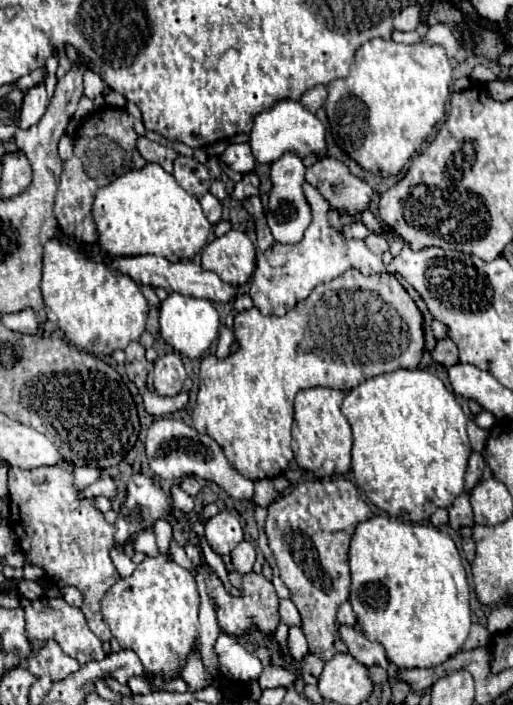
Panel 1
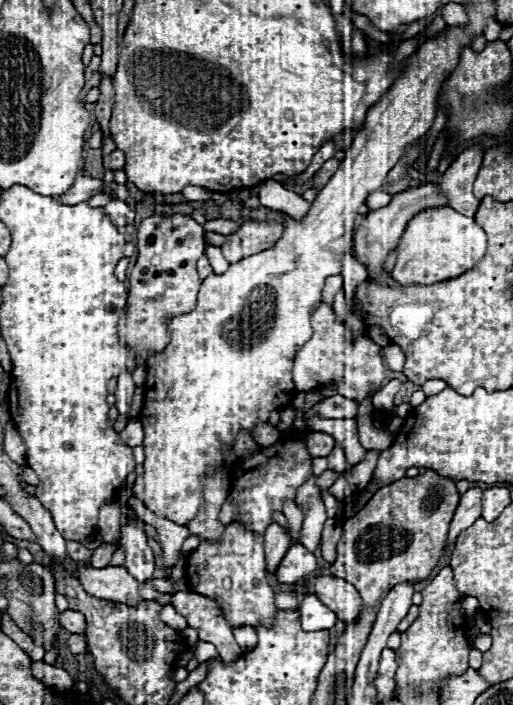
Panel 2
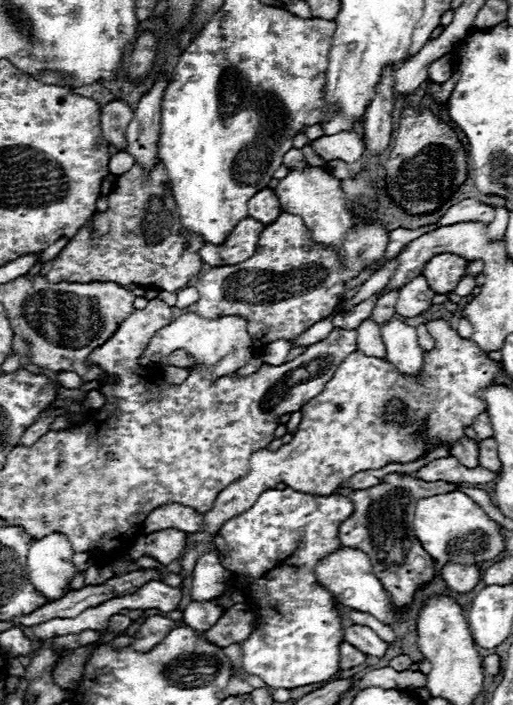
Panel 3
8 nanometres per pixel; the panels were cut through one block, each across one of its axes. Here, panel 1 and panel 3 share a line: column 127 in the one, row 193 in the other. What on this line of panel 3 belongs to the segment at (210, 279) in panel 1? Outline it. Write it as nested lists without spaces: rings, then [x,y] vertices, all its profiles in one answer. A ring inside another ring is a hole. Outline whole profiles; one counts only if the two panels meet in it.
[[[264,188],[248,200],[248,216],[262,224],[272,224],[280,216],[278,196],[272,188]]]

